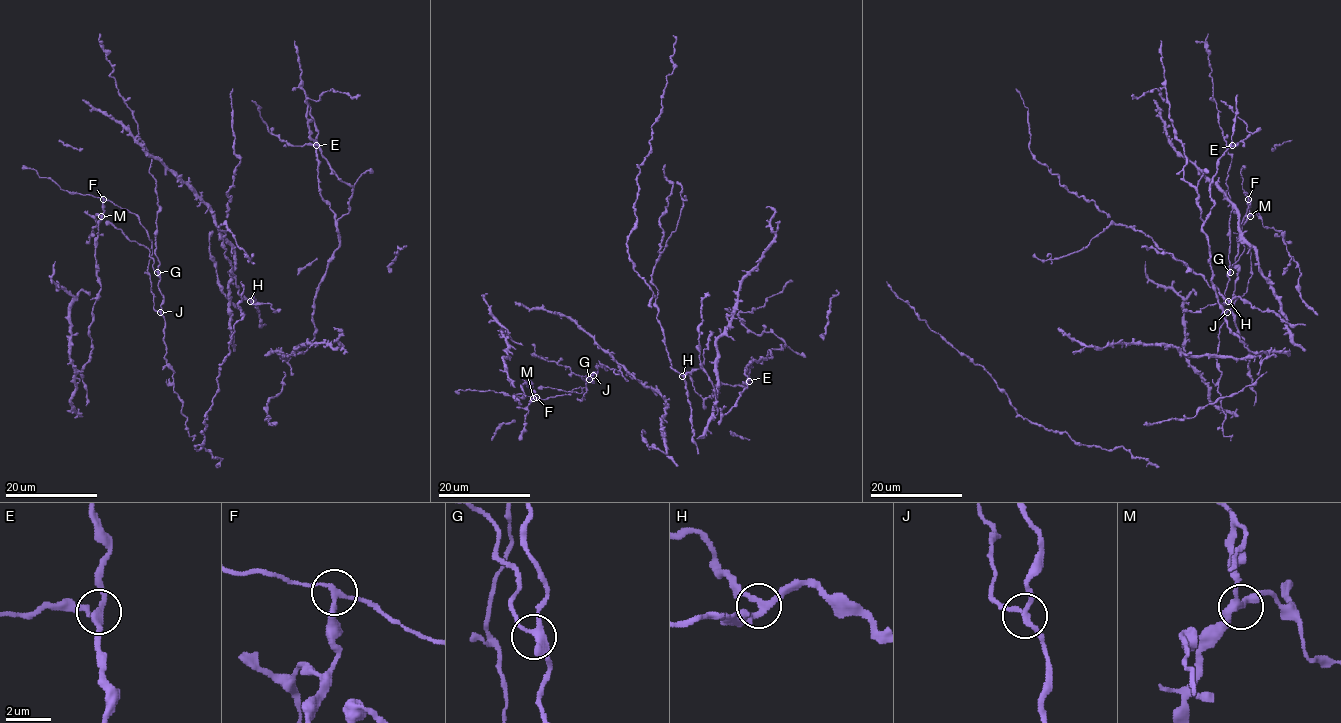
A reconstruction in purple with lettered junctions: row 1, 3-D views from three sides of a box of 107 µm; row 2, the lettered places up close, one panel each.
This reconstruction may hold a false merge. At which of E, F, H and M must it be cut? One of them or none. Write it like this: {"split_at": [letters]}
{"split_at": ["F"]}

